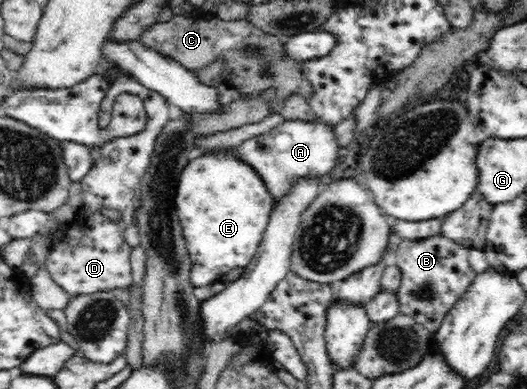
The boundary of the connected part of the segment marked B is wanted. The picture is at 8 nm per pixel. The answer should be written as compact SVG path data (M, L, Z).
M438 235L425 238L425 240L402 240L394 252L401 279L399 288L395 292L399 301L399 313L413 318L415 322L423 325L427 330L436 333L443 319L458 305L458 300L467 292L469 285L478 275L470 265L470 249Z

